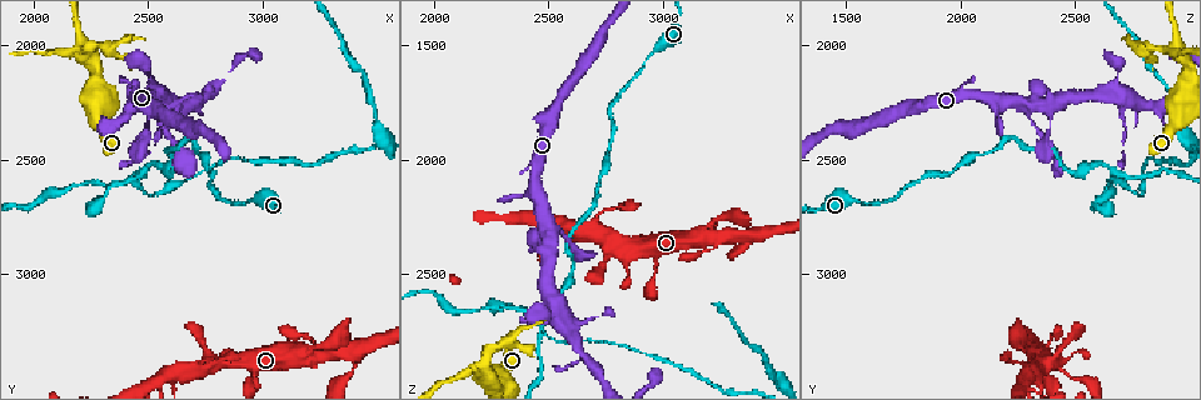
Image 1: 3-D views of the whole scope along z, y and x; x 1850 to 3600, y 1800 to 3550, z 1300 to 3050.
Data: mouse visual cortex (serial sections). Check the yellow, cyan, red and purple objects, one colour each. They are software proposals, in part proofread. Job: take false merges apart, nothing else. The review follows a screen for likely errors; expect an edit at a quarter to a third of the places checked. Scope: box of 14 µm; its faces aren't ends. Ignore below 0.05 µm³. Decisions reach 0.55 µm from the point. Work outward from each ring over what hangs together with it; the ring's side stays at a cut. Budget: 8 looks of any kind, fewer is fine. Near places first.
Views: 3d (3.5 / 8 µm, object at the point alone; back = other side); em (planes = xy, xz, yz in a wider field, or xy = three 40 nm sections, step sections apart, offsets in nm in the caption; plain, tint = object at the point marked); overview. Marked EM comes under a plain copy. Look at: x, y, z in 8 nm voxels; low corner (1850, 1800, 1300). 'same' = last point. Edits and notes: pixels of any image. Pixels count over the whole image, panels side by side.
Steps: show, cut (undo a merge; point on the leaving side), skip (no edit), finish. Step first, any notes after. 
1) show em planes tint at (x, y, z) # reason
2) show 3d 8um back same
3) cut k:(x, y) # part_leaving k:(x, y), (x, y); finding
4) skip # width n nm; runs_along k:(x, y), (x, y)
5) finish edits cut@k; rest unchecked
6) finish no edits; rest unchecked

show 3d 3.5um at (2690, 2410, 2230) # abrupt turn

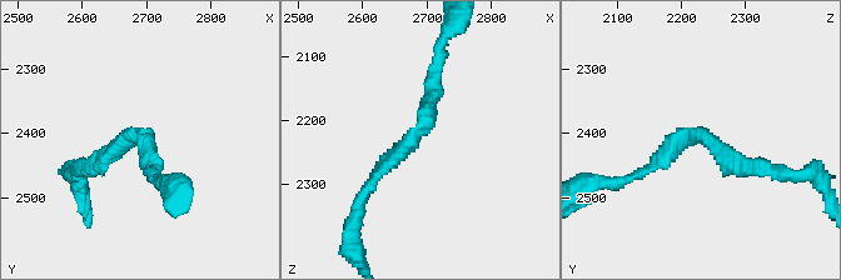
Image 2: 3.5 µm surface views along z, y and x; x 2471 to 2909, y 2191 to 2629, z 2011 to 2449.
show em xy step 3 tint at (2685, 2400, 2215) # arm_widths 150, 200 nm; need the tissue

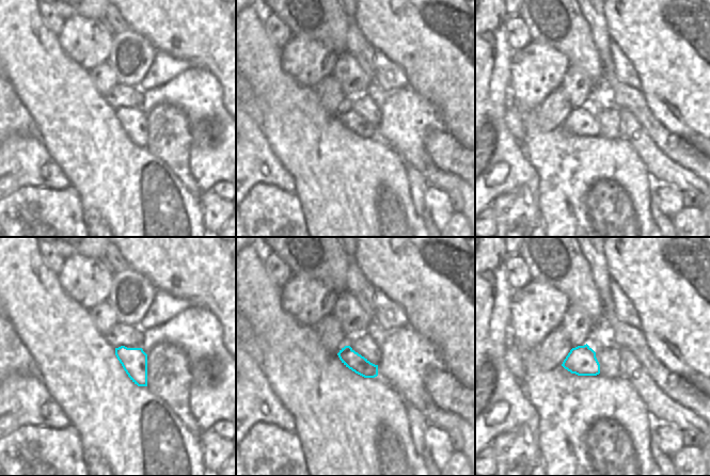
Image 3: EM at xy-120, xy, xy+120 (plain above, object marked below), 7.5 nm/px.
show em xy step 1 tint same # cut it another way

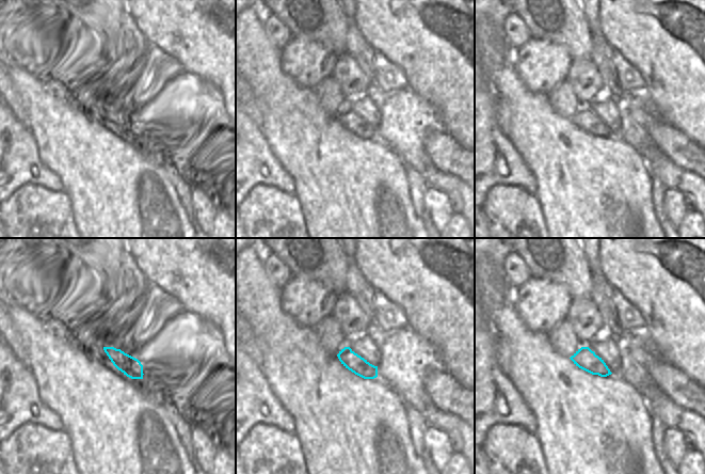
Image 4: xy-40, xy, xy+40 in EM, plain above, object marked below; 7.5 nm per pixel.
skip # runs_along 2:(433, 70), (426, 125), (368, 189); continuous, no second cell

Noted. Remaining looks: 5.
show 3d 8um at (2470, 2560, 2690) # four-way junction

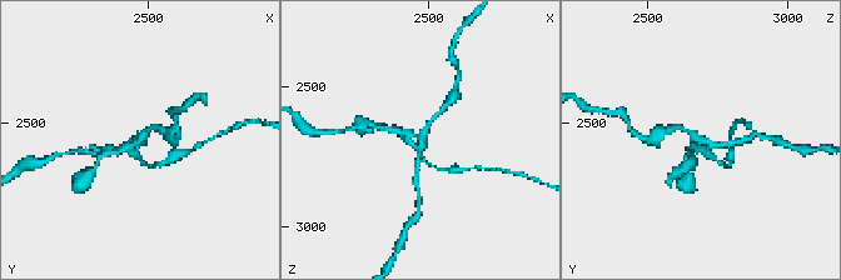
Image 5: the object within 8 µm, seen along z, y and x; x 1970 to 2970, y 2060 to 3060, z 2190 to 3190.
show em xy step 5 tint at (2480, 2550, 2680) # arms 4; arm_widths 150, 200, 200, 200 nm

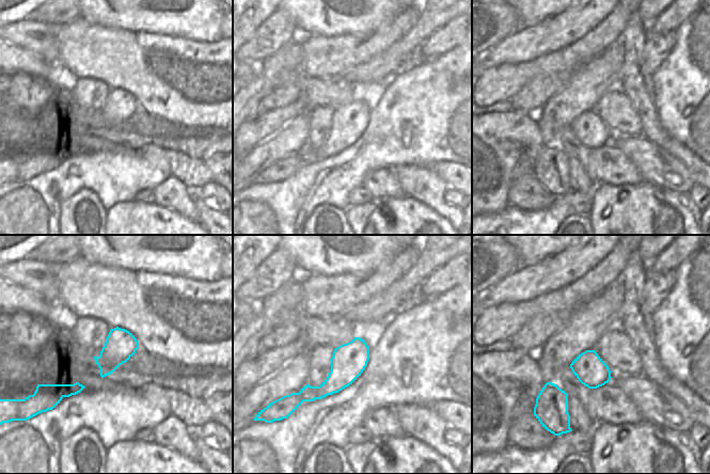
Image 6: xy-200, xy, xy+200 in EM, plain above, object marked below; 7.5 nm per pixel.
cut 5:(730, 156) # part_leaving 5:(397, 130), (374, 128), (343, 130); a second cell is stuck on

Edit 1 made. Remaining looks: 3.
show 3d 3.5um at (2230, 2010, 2930) # four or more arms meet

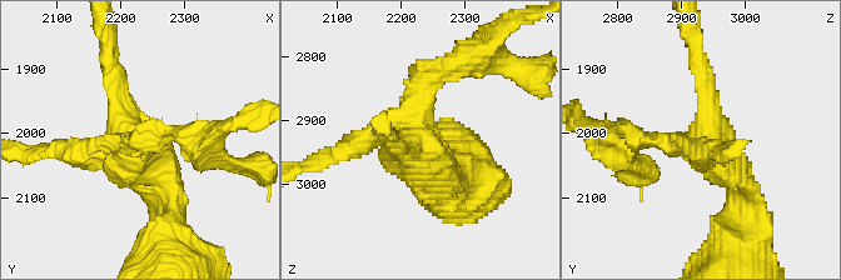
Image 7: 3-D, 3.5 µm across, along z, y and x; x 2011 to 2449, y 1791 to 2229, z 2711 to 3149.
show em xy step 5 tint same # arms 4; arm_widths 200, 250, 300, 300 nm

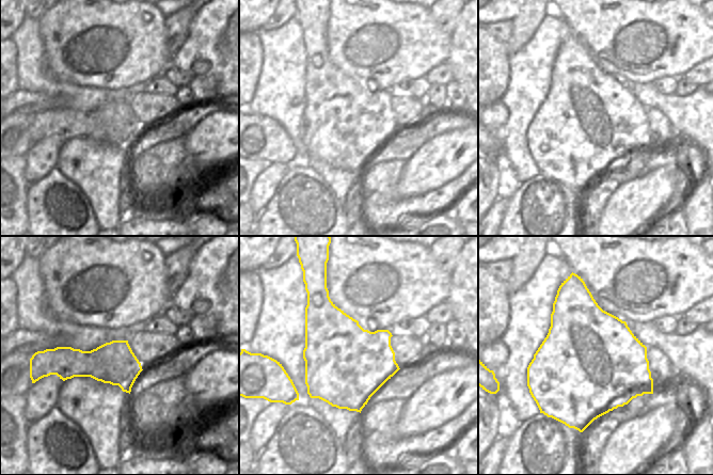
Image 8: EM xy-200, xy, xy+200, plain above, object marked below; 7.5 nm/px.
cut 7:(55, 144) # part_leaving 7:(417, 121), (439, 70), (486, 61); a second cell is stuck on

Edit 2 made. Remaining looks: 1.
finish edits cut@5, cut@7; rest unchecked

